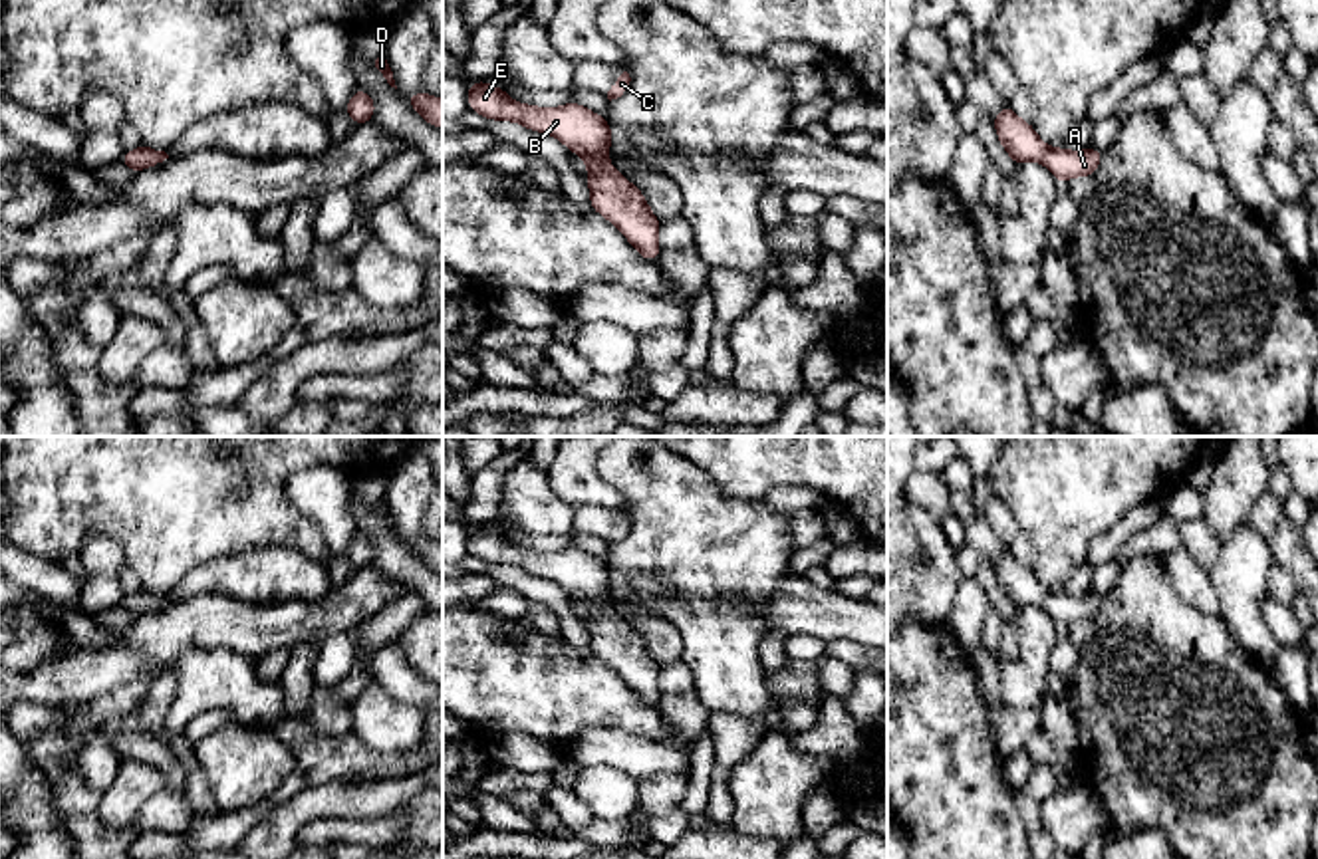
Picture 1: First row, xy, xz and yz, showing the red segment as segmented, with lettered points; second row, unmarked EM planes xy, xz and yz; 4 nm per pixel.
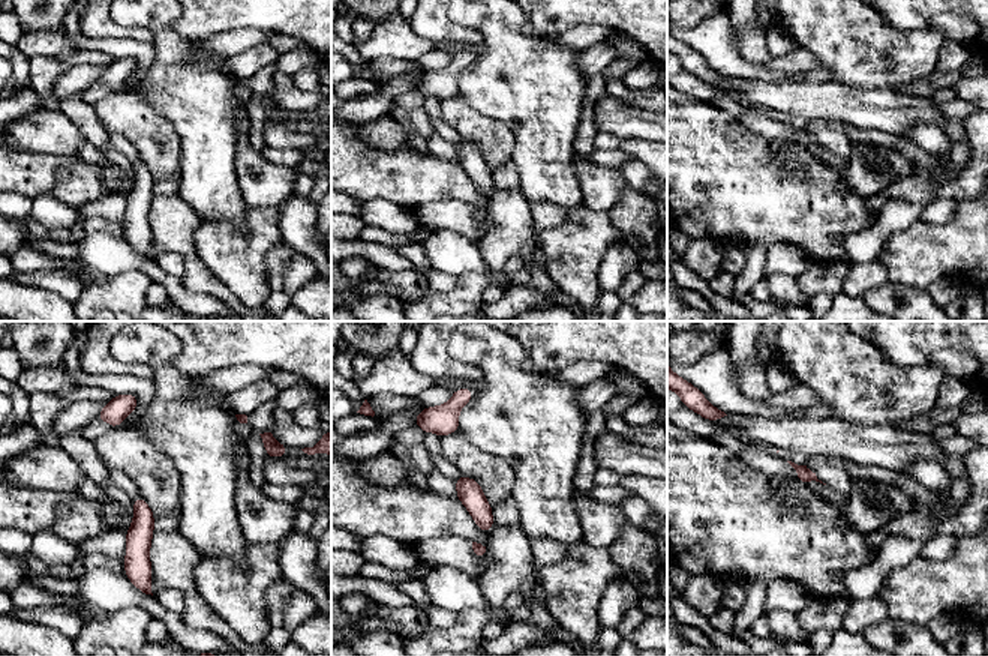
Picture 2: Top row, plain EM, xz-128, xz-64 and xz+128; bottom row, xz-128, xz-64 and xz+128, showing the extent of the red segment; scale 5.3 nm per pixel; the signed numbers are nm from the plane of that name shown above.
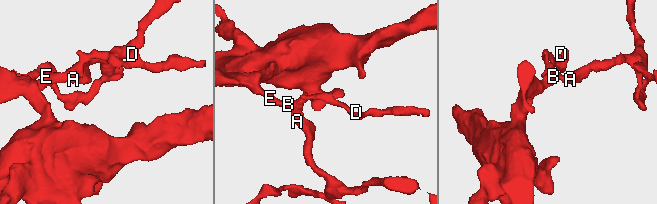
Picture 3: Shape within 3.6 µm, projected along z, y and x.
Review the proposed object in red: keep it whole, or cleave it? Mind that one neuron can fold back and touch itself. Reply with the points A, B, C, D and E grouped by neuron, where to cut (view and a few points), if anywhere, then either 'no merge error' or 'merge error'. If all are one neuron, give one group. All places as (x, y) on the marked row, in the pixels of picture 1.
A B C D E | no cut | no merge error

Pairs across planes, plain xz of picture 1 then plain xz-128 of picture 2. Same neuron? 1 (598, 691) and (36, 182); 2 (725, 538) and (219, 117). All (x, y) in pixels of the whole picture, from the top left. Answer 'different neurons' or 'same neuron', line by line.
1: same neuron
2: same neuron

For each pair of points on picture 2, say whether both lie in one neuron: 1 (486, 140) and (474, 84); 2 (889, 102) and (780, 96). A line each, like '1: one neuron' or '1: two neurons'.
1: two neurons
2: one neuron

